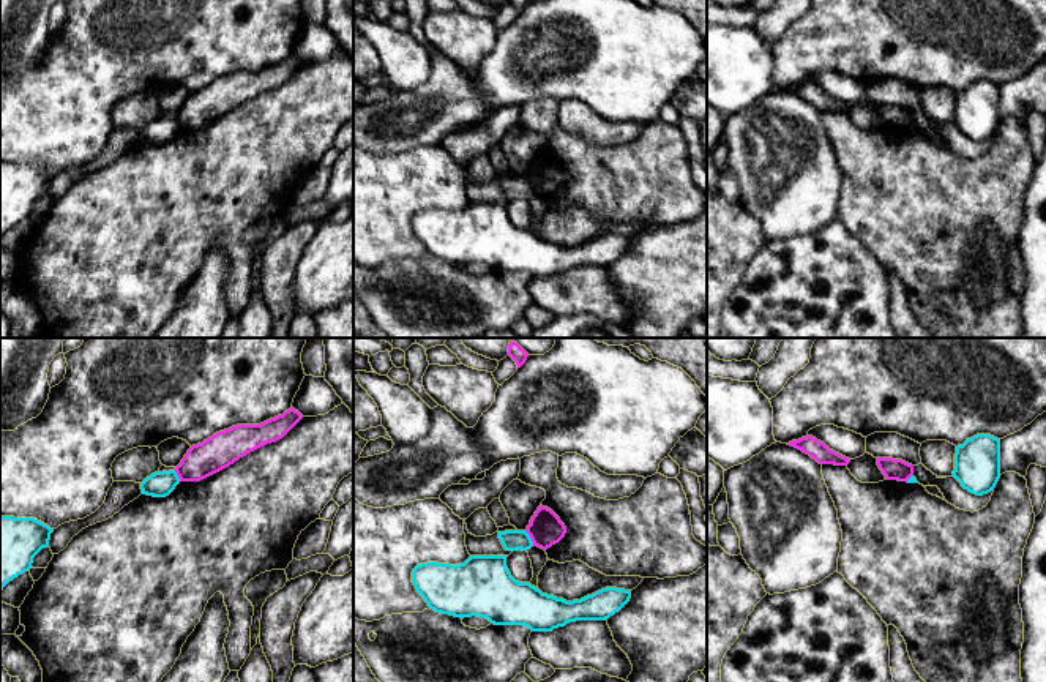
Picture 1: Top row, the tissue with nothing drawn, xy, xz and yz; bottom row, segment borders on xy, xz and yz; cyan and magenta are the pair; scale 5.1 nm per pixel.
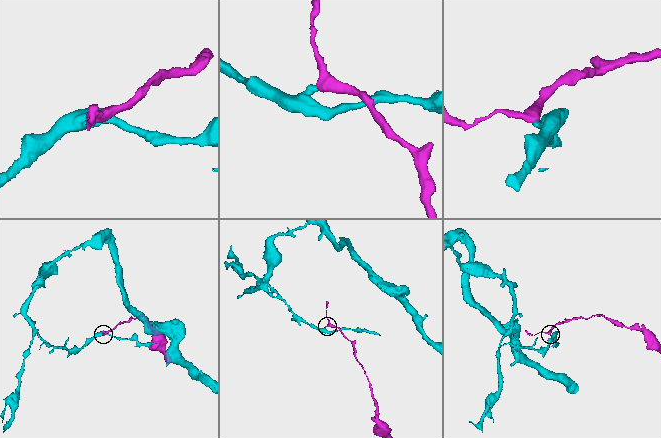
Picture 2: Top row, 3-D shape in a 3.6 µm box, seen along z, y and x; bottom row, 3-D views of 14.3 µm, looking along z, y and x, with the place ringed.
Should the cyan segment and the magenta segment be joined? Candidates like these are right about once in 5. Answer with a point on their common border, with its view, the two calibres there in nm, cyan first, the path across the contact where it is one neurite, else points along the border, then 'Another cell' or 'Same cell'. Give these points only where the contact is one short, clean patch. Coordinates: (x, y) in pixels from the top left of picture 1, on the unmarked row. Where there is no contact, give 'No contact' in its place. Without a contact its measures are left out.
Touches cyan at xz (530, 185). Thickness 110 nm (cyan) against 170 nm. Boundary: xz (524, 177), (534, 191). Another cell

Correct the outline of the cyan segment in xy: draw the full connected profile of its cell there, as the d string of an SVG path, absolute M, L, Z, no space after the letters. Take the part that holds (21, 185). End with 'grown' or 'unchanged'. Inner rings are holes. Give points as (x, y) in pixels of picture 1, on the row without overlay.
M0 163L0 238L32 215L33 204L49 193L52 178L35 164Z; unchanged

